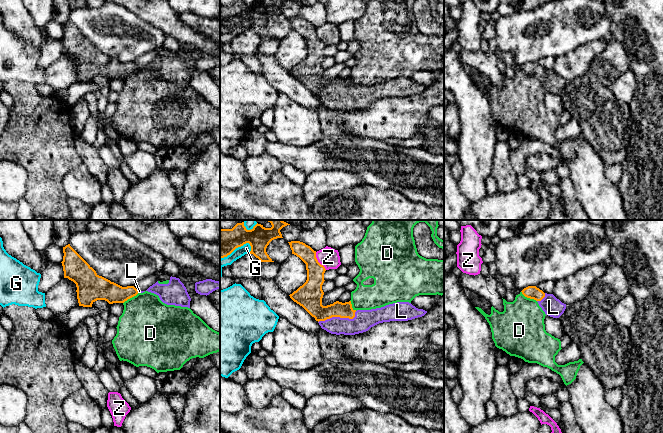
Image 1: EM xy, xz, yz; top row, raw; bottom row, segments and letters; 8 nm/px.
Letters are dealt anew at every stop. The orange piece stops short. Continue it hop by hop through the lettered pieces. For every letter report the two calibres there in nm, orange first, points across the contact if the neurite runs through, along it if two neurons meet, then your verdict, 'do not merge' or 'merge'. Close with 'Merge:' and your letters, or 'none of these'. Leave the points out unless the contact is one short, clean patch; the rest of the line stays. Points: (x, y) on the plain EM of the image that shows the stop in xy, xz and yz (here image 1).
D: calibres 110 and 380 nm; border yz (521, 67), (525, 72), (536, 77); do not merge
G: calibres 240 and 80 nm; do not merge
L: calibres 170 and 160 nm; way xz (311, 77), (326, 92), (338, 92), (364, 95); merge
Z: calibres 180 and 160 nm; border xz (315, 28), (316, 35), (326, 45); do not merge
Merge: L

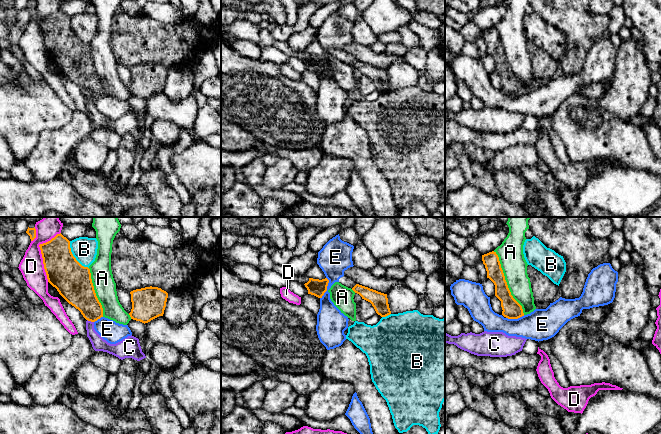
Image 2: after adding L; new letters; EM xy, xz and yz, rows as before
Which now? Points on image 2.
A: calibres 150 and 200 nm; do not merge
B: calibres 300 and 200 nm; do not merge
C: calibres 240 and 110 nm; border xy (87, 95), (93, 98); do not merge
D: calibres 280 and 190 nm; do not merge
E: calibres 140 and 260 nm; border xz (326, 53), (328, 56), (327, 66), (320, 74); do not merge
Merge: none of these

